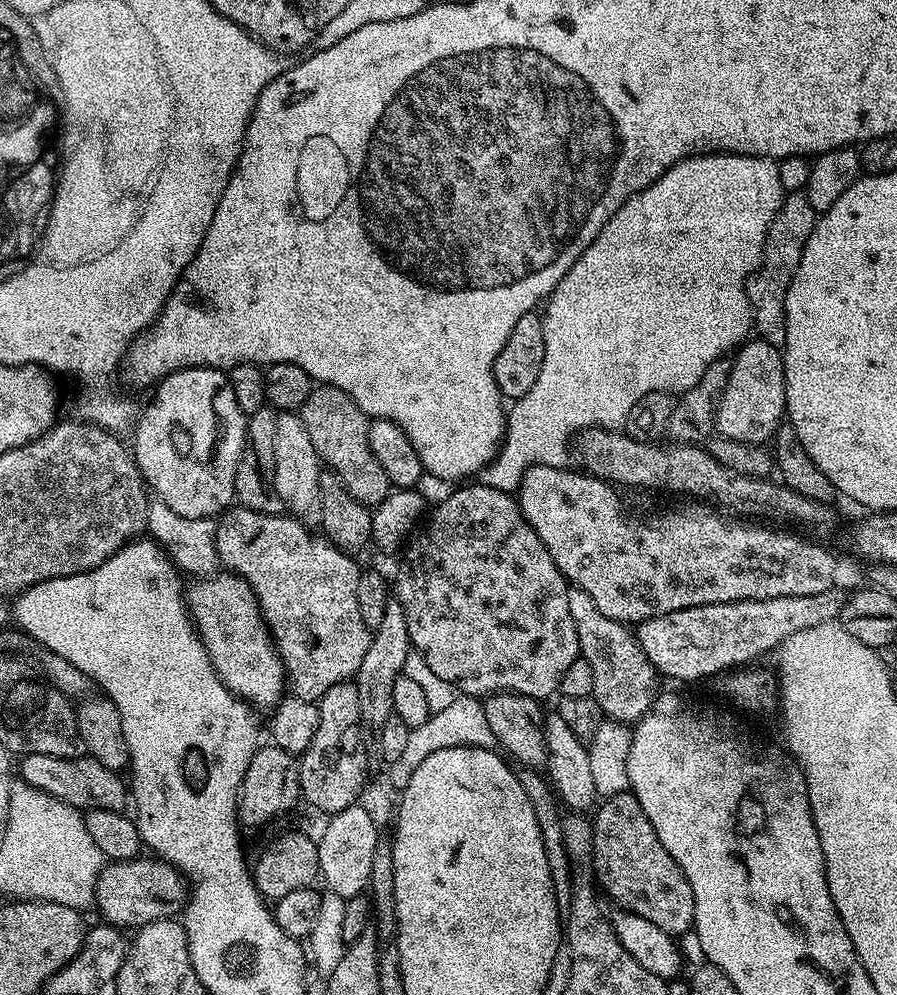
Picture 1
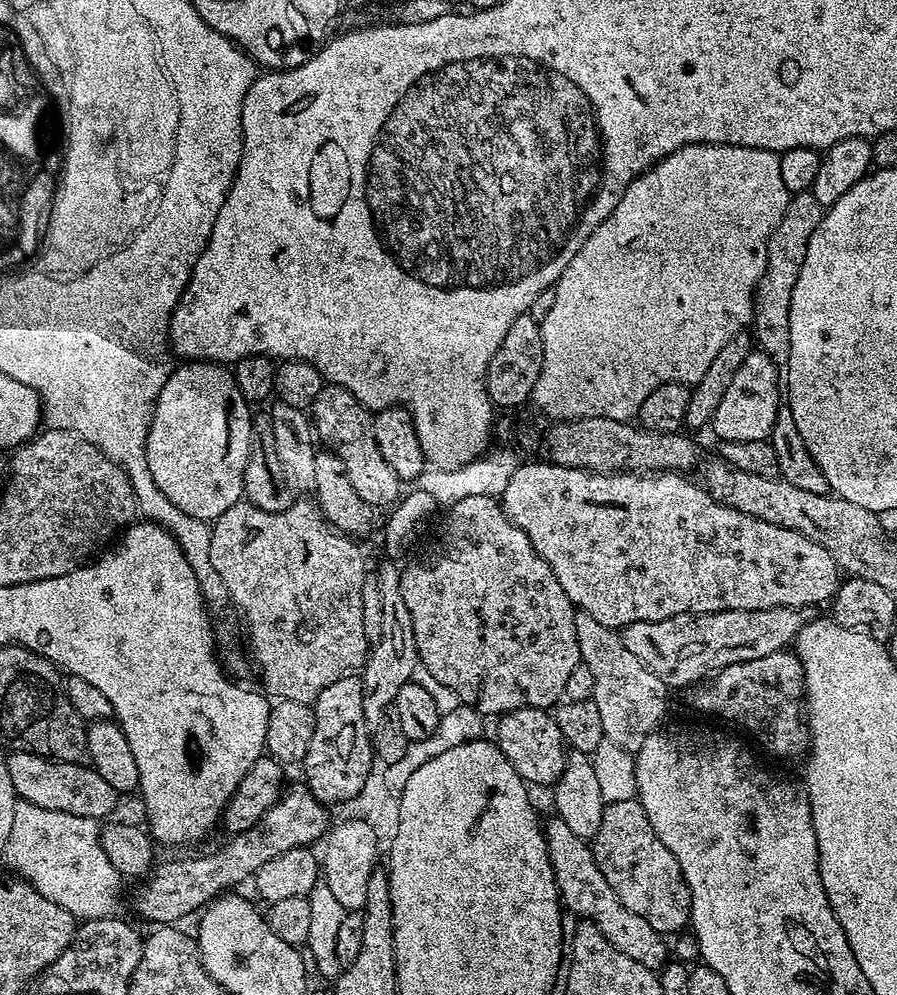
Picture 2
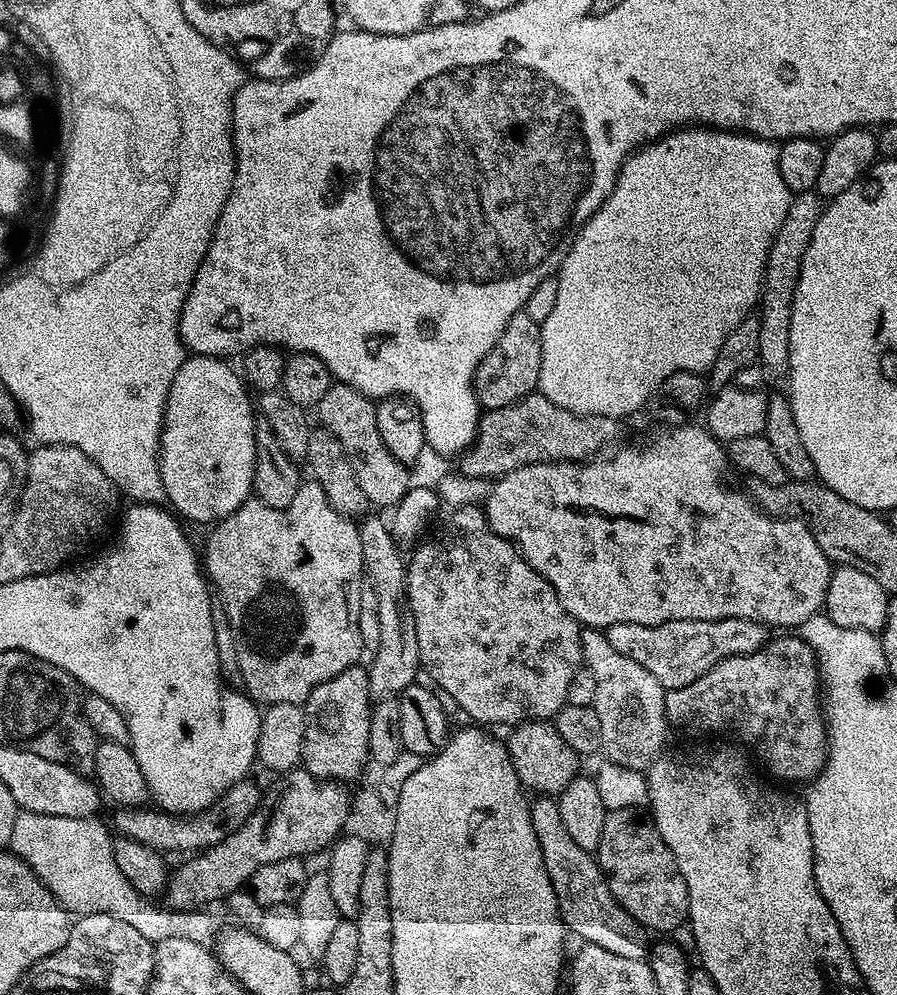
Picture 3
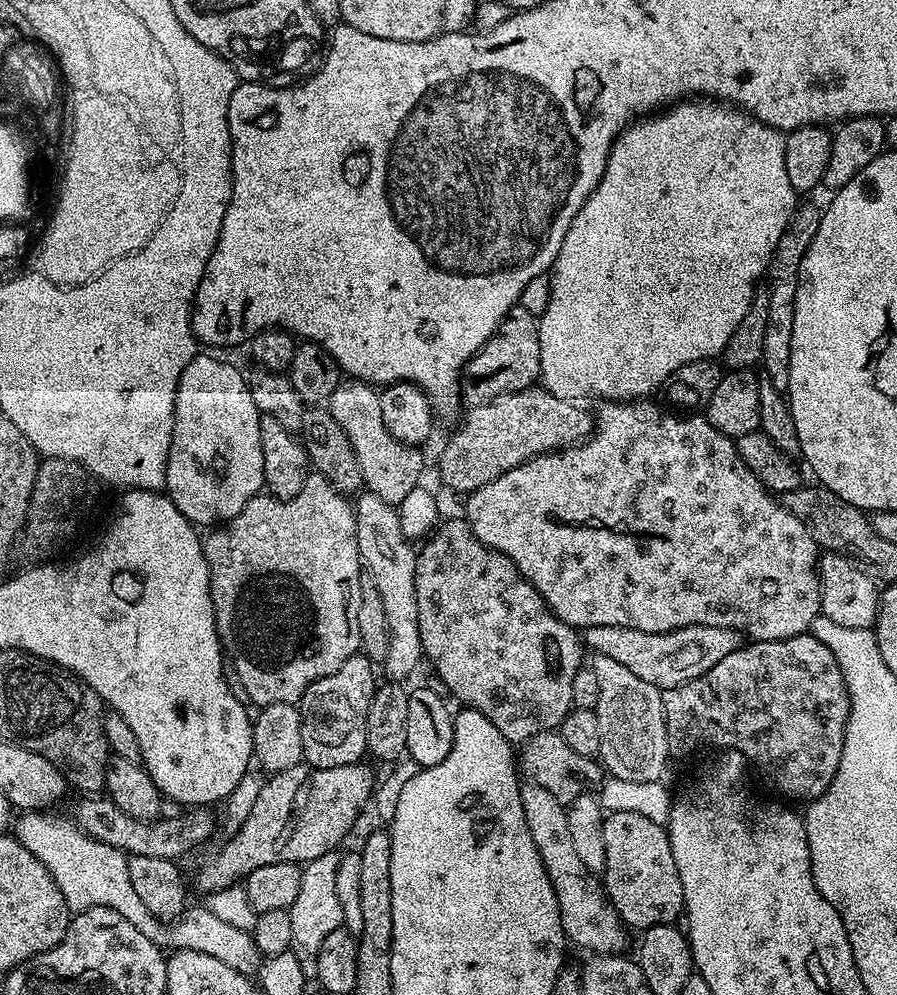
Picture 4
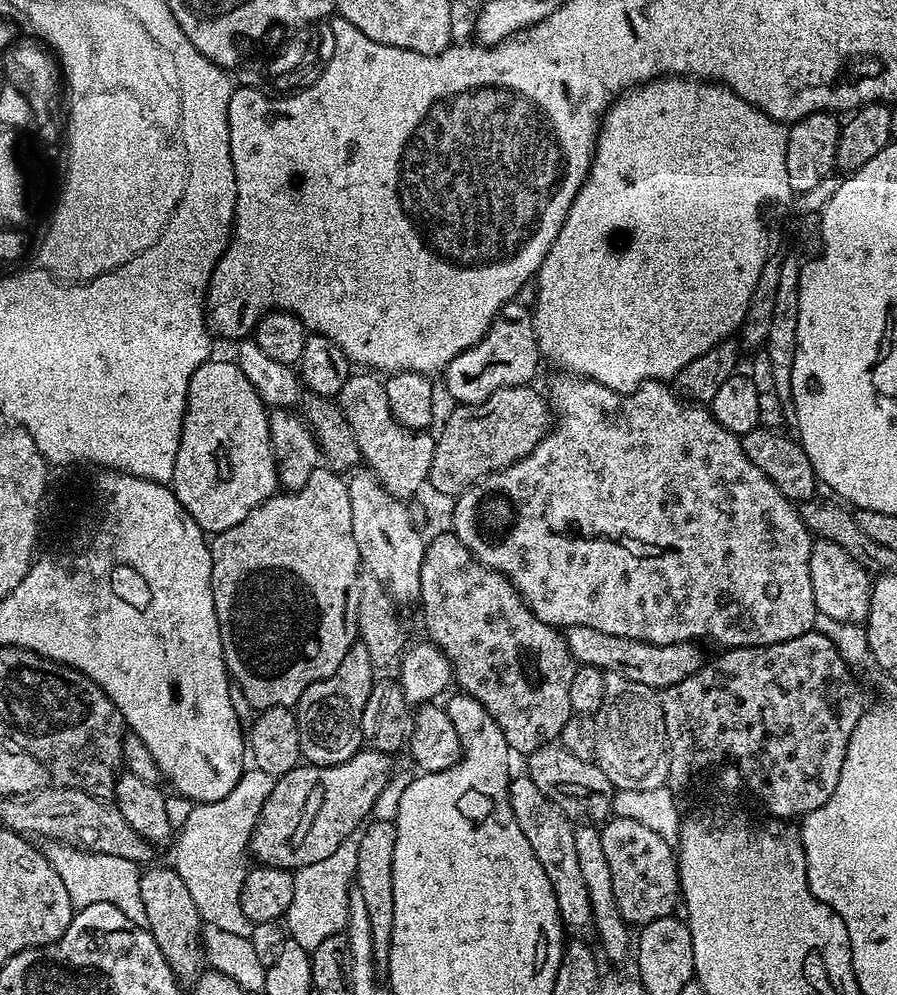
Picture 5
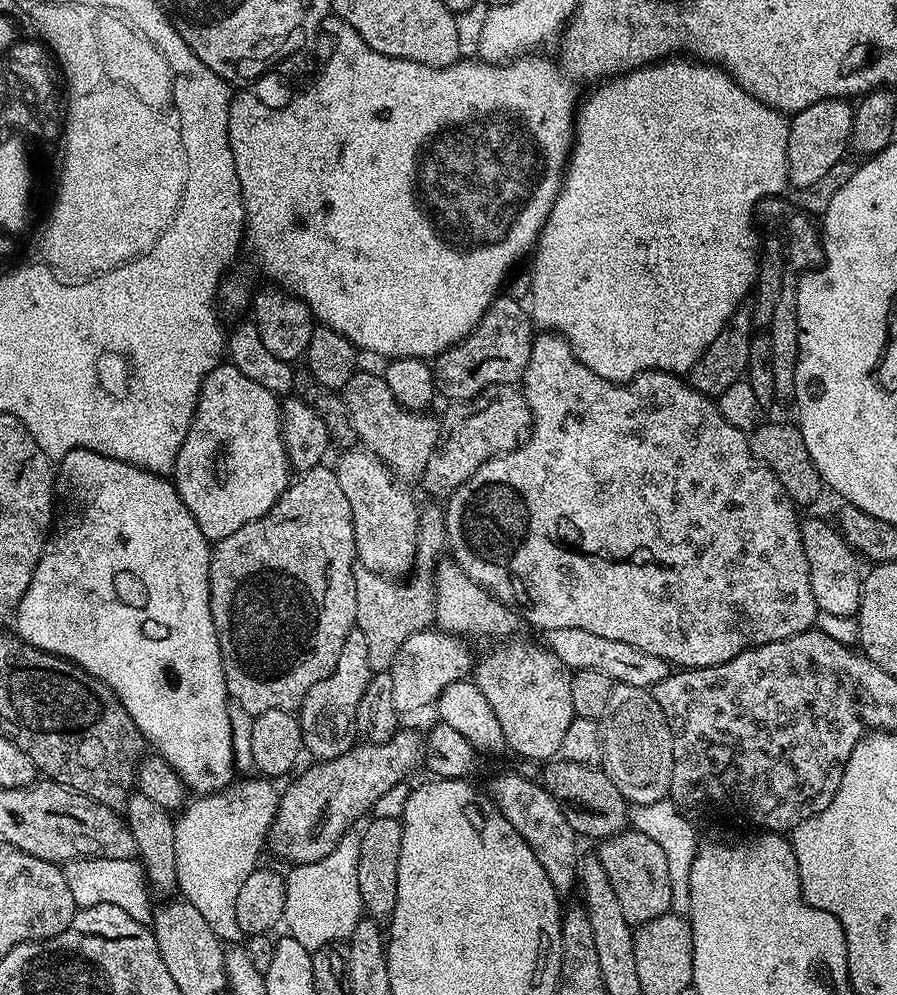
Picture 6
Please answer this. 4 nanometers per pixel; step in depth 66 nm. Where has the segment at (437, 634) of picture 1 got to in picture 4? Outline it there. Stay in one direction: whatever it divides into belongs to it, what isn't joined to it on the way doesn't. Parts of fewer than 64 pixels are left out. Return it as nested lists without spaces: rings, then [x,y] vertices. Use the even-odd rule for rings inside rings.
[[[467,519],[446,520],[423,541],[424,549],[421,547],[416,554],[414,590],[418,590],[418,634],[422,638],[424,656],[427,663],[429,660],[433,670],[440,675],[441,682],[461,700],[459,702],[461,705],[478,710],[478,714],[486,714],[486,718],[490,718],[490,722],[494,722],[494,726],[498,726],[498,730],[502,730],[502,734],[512,745],[523,745],[525,740],[534,738],[538,734],[559,729],[560,723],[572,711],[570,689],[574,682],[574,674],[578,674],[578,670],[582,666],[582,660],[580,660],[581,637],[578,635],[577,629],[562,622],[550,611],[548,603],[540,596],[540,591],[517,572],[514,562],[510,562],[510,558],[506,558],[492,548],[487,548],[482,541],[472,535],[472,527],[468,525]]]

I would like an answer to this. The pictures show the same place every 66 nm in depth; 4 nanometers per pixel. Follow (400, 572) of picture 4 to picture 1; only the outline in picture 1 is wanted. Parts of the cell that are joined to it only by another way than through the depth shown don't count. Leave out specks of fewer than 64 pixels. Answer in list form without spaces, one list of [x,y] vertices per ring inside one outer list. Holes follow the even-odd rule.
[[[389,598],[386,602],[386,615],[382,618],[382,626],[372,632],[372,641],[366,650],[366,658],[362,658],[362,666],[358,666],[354,683],[358,690],[358,710],[360,726],[369,741],[379,741],[380,731],[386,718],[393,715],[392,695],[394,682],[404,670],[404,663],[413,651],[410,634],[406,630],[406,614],[396,599]]]

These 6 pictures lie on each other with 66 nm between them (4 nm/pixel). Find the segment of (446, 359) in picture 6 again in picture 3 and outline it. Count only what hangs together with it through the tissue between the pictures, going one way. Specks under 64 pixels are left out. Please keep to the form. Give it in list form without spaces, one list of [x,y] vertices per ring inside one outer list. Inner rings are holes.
[[[525,310],[514,314],[514,318],[506,322],[506,330],[502,330],[498,342],[490,346],[490,354],[486,354],[482,362],[478,362],[478,370],[472,379],[472,389],[476,392],[476,400],[480,403],[481,409],[510,406],[523,396],[537,391],[542,370],[542,324],[530,313],[531,311]]]

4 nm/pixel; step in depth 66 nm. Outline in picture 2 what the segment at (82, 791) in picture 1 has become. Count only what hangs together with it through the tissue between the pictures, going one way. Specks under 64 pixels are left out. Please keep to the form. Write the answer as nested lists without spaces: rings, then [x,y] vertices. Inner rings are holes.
[[[12,752],[7,757],[10,782],[14,782],[17,797],[23,803],[42,806],[46,810],[62,810],[82,818],[103,821],[116,808],[118,794],[102,774],[87,763],[68,764],[65,760],[49,760],[33,752]]]

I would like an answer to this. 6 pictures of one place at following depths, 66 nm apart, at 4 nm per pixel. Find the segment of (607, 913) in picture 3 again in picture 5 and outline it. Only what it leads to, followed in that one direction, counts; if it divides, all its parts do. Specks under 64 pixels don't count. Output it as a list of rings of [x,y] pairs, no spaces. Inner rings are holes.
[[[526,774],[513,775],[508,793],[512,817],[518,822],[522,834],[526,834],[526,842],[530,842],[530,850],[534,850],[538,862],[542,862],[546,878],[550,878],[550,886],[558,902],[560,921],[569,933],[584,934],[580,932],[592,928],[592,911],[590,894],[586,894],[586,882],[582,882],[582,870],[578,870],[578,853],[574,850],[576,828],[573,821],[550,798],[546,798]]]

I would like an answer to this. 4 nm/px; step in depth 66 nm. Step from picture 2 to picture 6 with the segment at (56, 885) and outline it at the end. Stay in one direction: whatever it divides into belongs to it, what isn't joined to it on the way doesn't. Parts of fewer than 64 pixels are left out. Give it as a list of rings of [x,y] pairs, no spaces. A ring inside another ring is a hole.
[[[81,858],[78,860],[67,861],[63,865],[66,886],[70,886],[70,894],[74,894],[74,902],[77,909],[98,906],[99,904],[109,904],[118,906],[118,910],[126,910],[130,918],[139,924],[148,924],[150,920],[150,908],[148,912],[148,892],[149,885],[146,883],[146,877],[143,867],[136,860],[119,860],[118,858]]]

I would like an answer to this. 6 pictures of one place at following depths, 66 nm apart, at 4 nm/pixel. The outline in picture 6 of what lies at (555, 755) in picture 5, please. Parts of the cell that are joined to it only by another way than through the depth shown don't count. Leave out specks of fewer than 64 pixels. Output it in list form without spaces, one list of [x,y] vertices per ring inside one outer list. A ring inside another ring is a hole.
[[[556,758],[545,768],[548,769],[542,777],[544,788],[558,802],[559,808],[563,810],[566,820],[577,835],[601,840],[629,827],[629,801],[625,800],[618,786],[614,786],[614,782],[610,782],[610,778],[599,767],[591,768],[578,762]]]

